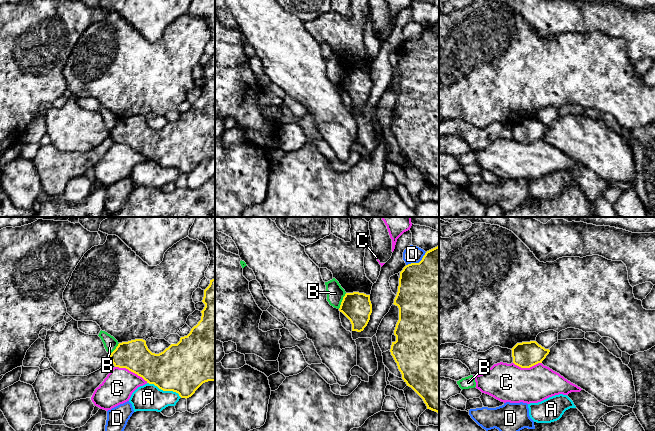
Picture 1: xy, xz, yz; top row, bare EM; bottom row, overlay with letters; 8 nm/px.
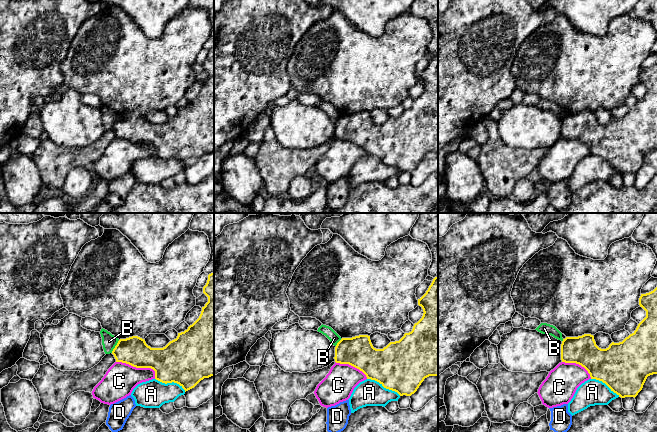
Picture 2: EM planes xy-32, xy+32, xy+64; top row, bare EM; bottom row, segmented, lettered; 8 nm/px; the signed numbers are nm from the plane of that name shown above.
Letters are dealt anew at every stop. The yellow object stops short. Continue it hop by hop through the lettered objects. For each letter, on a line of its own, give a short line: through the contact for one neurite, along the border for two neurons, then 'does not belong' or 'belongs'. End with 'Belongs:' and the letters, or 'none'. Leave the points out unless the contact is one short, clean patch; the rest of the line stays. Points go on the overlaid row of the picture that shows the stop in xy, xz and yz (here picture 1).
A: does not belong
B: line xz (346, 293), (338, 308); does not belong
C: does not belong
D: does not belong
Belongs: none

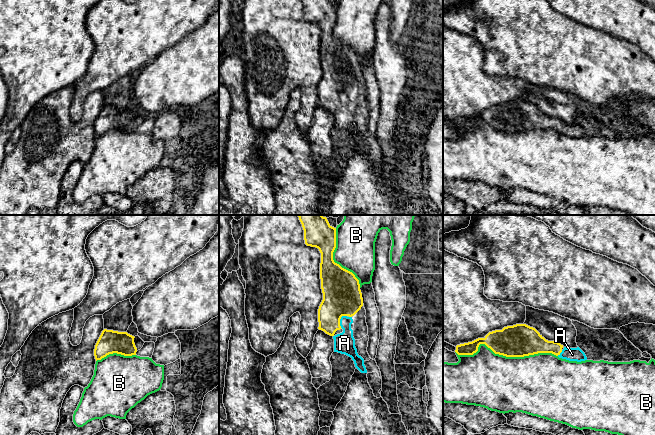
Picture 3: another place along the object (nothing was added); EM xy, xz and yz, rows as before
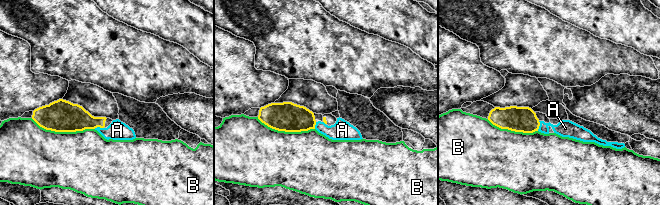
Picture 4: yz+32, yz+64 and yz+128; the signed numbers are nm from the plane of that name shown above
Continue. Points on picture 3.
A: line xz (342, 296), (339, 301), (339, 320), (345, 326), (344, 343); belongs
B: does not belong
Belongs: A

